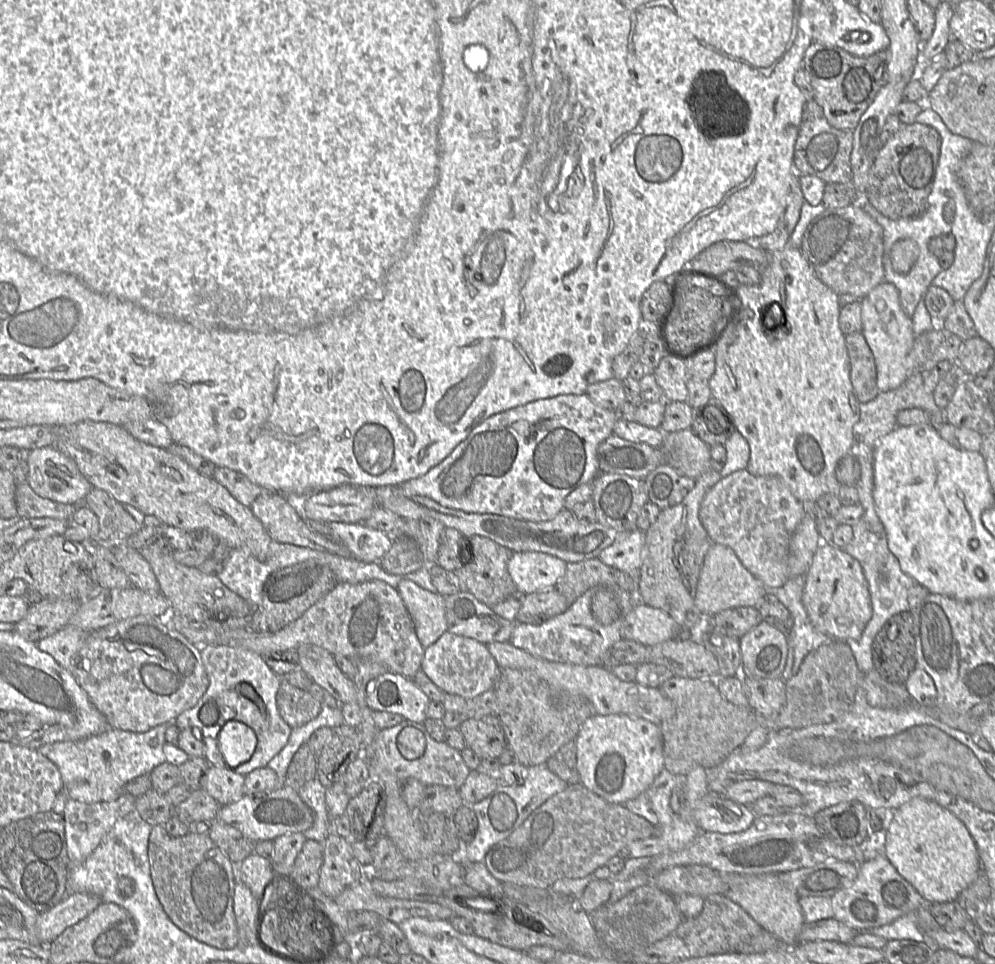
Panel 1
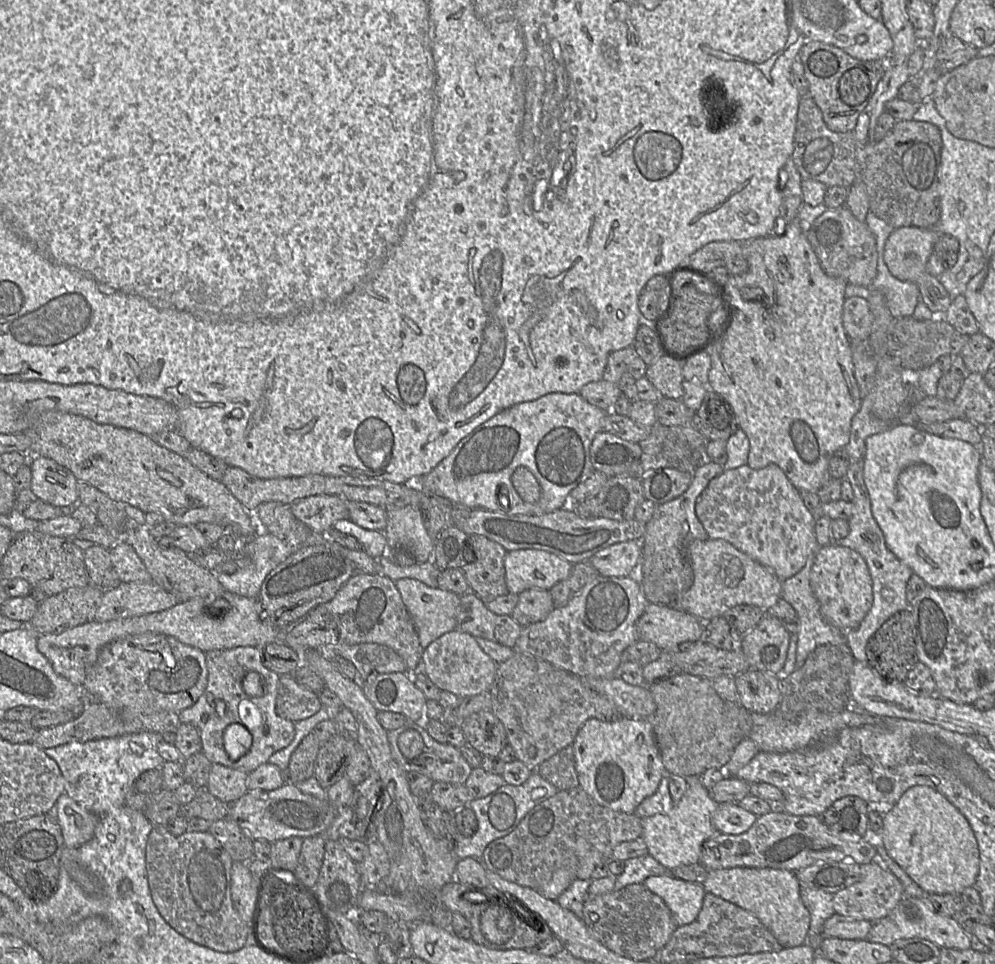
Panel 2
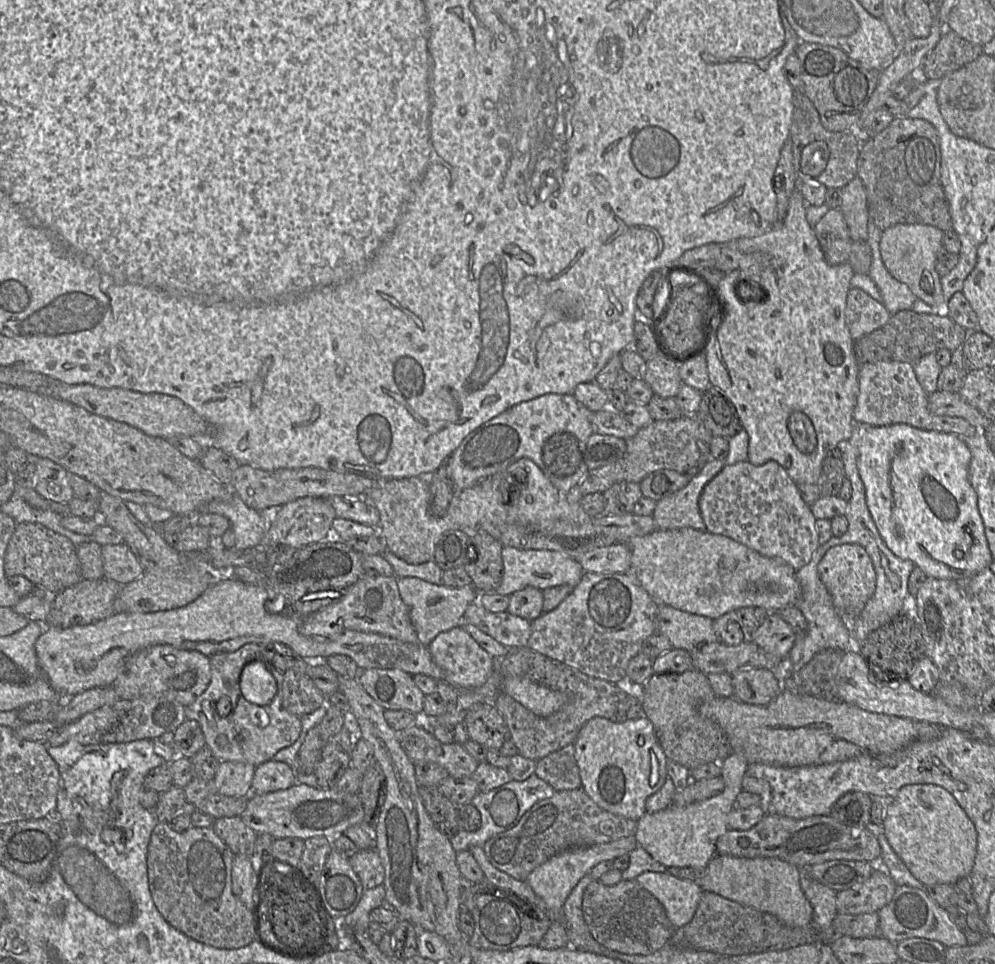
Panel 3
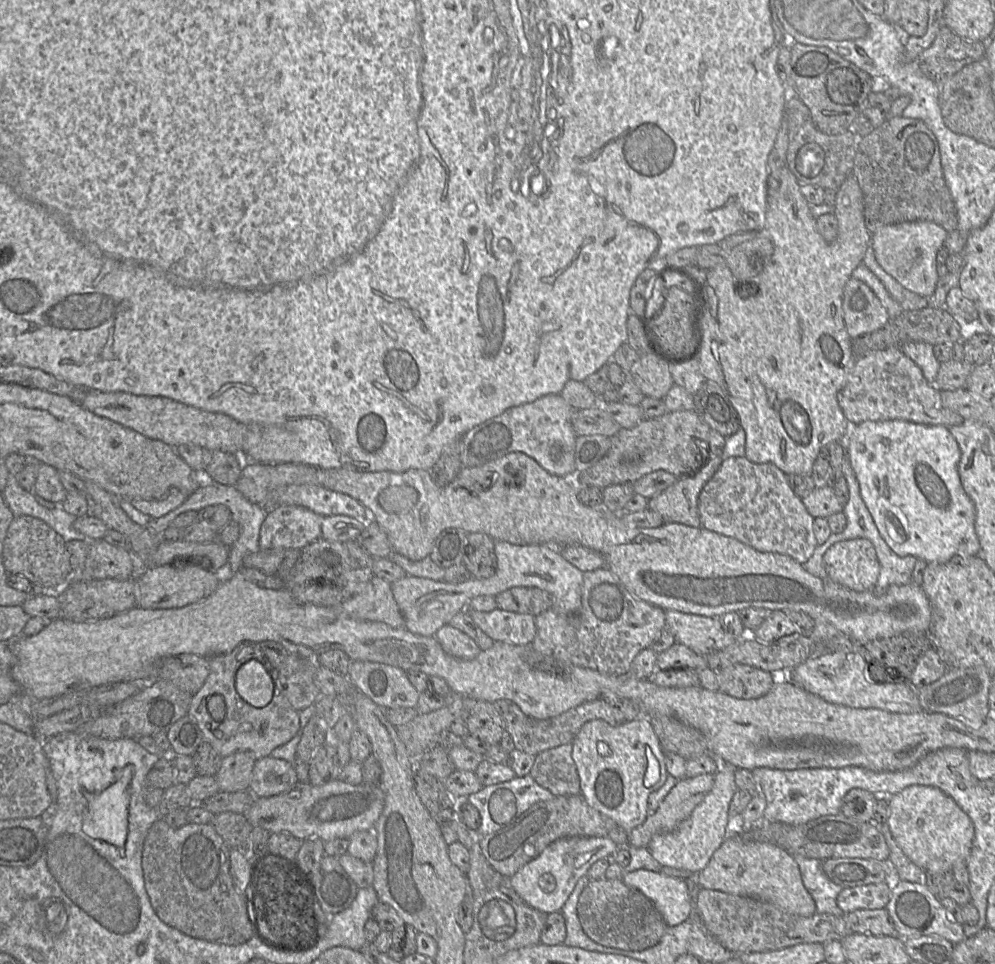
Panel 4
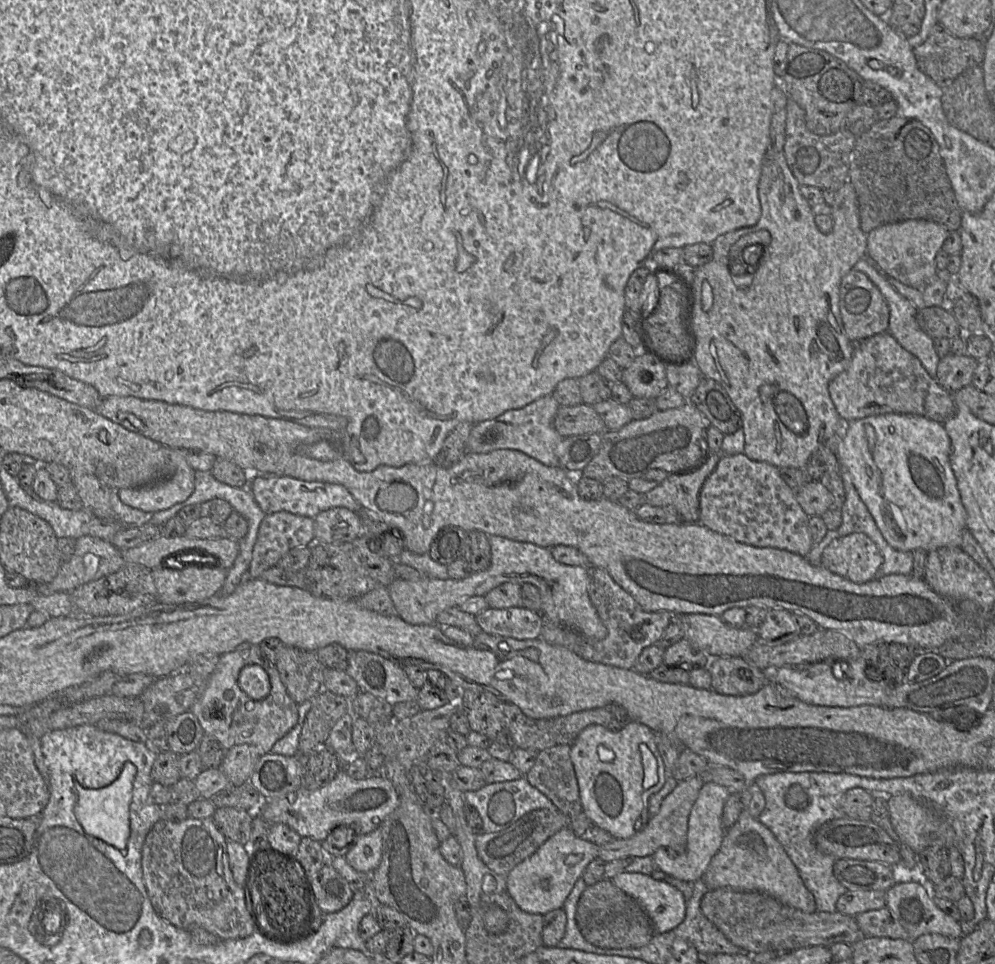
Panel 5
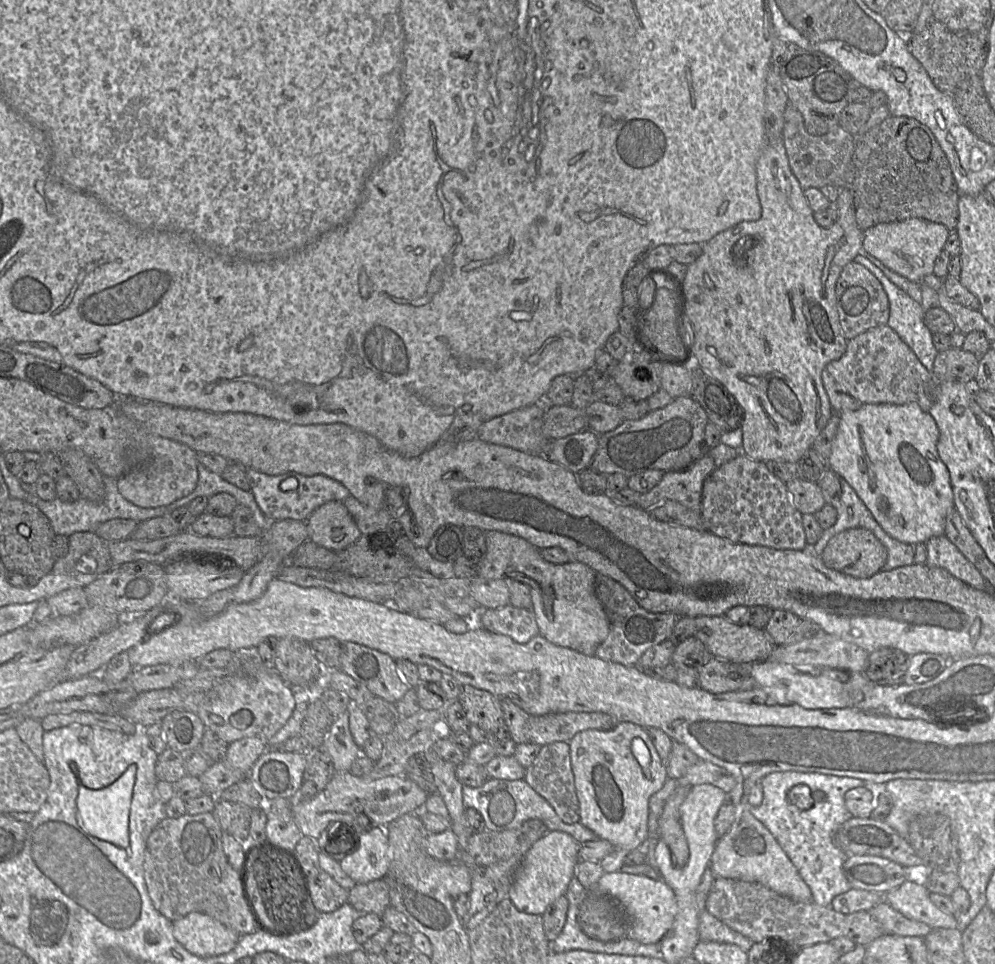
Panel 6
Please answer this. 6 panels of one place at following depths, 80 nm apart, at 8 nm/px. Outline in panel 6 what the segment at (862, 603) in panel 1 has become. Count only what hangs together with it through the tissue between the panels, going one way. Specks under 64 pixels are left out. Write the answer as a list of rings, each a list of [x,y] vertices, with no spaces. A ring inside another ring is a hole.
[[[853,528],[833,536],[826,544],[821,560],[838,572],[869,578],[882,570],[887,556],[887,549],[872,532]]]

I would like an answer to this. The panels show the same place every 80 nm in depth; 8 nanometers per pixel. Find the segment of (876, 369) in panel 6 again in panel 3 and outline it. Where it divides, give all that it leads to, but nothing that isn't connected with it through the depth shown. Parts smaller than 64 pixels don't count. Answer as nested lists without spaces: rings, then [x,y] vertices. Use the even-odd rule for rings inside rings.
[[[898,361],[865,363],[858,370],[859,393],[853,411],[855,423],[871,426],[909,424],[923,430],[972,436],[977,429],[961,417],[940,416],[930,412],[928,395],[919,384],[911,364]]]

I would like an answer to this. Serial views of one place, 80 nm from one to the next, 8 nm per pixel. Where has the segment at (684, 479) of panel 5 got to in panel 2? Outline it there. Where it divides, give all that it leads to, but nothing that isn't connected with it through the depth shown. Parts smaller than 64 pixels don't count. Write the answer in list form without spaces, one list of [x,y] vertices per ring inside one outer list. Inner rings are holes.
[[[712,461],[700,464],[692,473],[688,489],[679,497],[657,505],[651,519],[646,523],[645,533],[641,540],[642,557],[638,573],[635,575],[648,603],[681,610],[683,595],[693,584],[688,546],[693,541],[704,541],[709,538],[695,514],[696,501],[710,480],[723,471],[723,465]]]

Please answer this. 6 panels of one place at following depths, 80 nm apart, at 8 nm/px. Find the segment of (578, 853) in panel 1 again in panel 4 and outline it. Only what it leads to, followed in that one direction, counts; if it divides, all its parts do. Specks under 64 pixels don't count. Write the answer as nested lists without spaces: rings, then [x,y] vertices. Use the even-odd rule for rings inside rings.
[[[578,795],[554,796],[548,801],[540,801],[522,813],[512,824],[479,840],[481,852],[490,866],[504,878],[510,878],[524,865],[538,857],[541,852],[554,841],[566,837],[607,837],[616,823],[588,805],[584,797]]]

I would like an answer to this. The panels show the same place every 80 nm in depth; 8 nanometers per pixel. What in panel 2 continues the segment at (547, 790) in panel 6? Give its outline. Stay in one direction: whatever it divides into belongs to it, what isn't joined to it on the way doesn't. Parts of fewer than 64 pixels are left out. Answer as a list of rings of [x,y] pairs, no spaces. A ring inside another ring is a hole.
[[[572,744],[541,763],[536,771],[558,791],[579,786]]]

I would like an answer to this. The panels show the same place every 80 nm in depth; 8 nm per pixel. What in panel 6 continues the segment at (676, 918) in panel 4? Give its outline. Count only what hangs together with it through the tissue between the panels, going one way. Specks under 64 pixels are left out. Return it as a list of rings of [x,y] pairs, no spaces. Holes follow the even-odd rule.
[[[617,871],[604,873],[595,887],[608,894],[622,907],[627,918],[627,938],[642,944],[654,944],[661,941],[671,929],[677,904],[673,890],[663,880]]]

